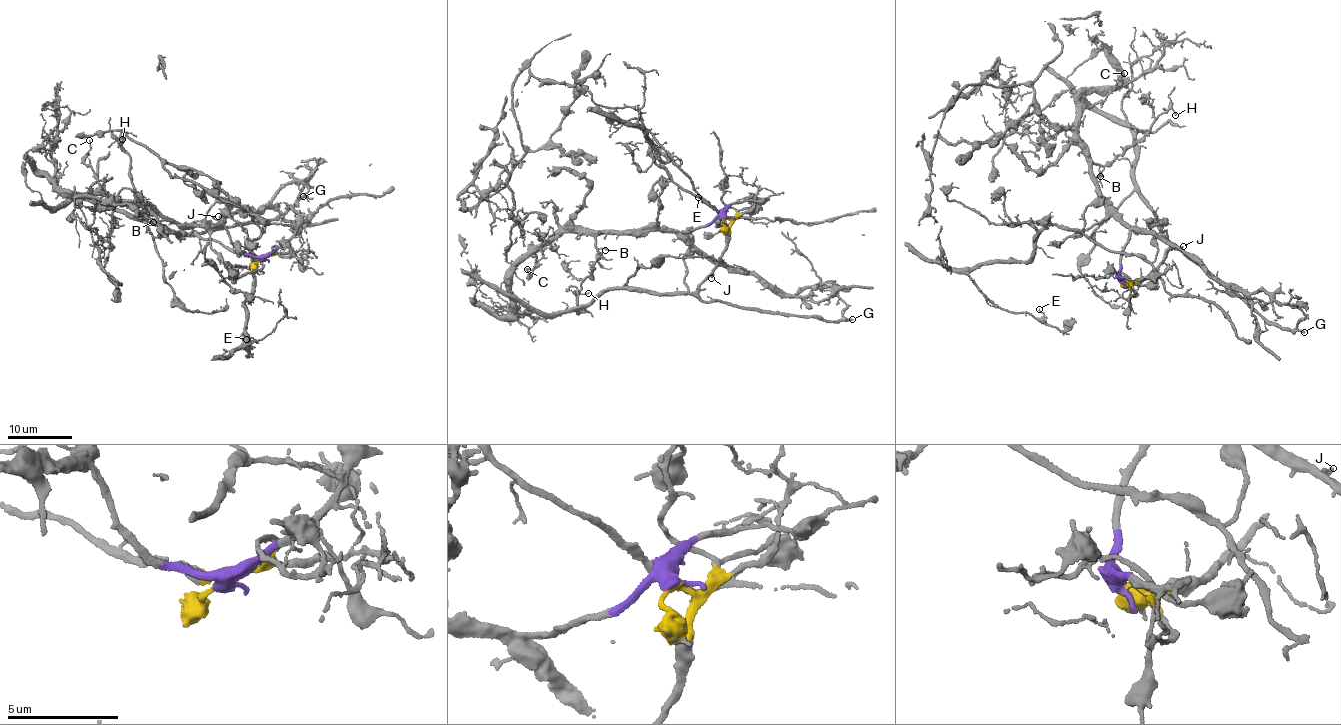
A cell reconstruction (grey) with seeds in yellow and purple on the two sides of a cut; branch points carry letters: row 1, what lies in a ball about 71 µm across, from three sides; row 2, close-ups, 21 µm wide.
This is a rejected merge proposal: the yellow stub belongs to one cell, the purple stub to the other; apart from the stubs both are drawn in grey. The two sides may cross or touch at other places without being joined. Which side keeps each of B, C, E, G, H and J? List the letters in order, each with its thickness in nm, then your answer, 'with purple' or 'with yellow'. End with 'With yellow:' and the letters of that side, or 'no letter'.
B: calibre 140 nm; with purple
C: calibre 110 nm; with purple
E: calibre 100 nm; with yellow
G: calibre 240 nm; with yellow
H: calibre 140 nm; with purple
J: calibre 170 nm; with purple
With yellow: E, G

